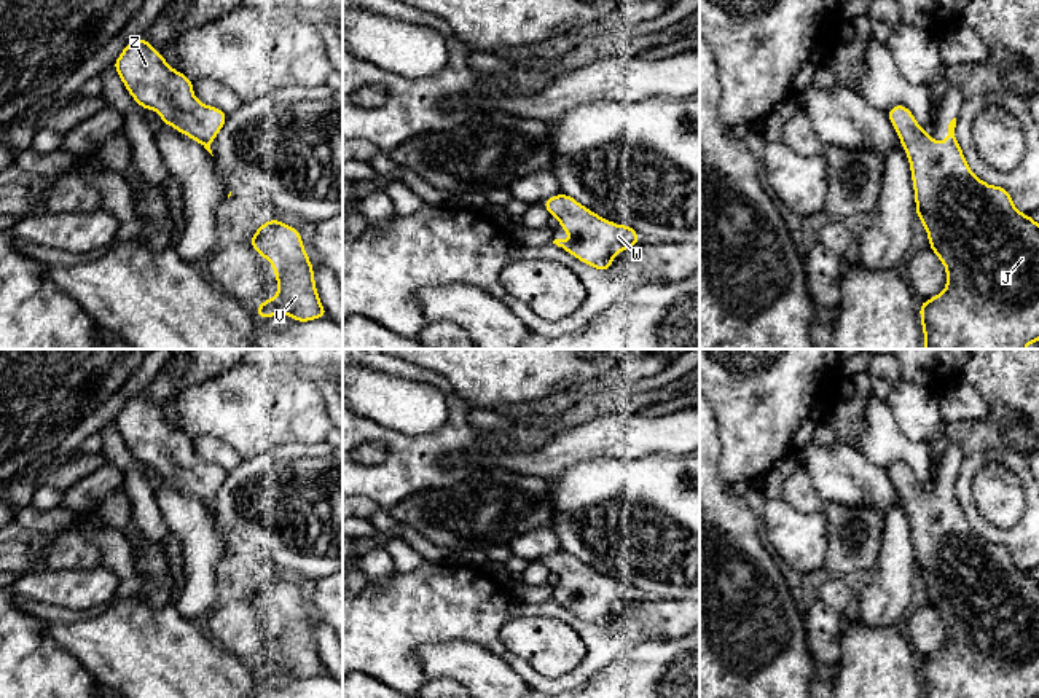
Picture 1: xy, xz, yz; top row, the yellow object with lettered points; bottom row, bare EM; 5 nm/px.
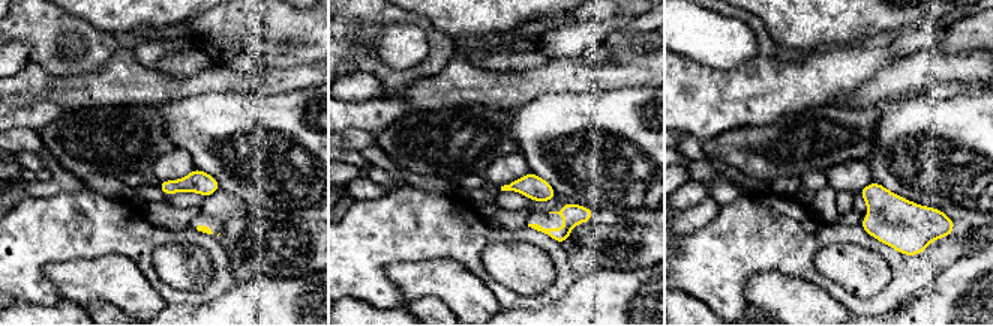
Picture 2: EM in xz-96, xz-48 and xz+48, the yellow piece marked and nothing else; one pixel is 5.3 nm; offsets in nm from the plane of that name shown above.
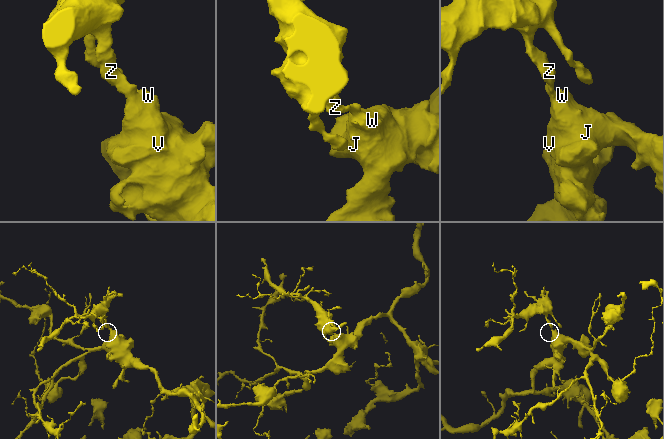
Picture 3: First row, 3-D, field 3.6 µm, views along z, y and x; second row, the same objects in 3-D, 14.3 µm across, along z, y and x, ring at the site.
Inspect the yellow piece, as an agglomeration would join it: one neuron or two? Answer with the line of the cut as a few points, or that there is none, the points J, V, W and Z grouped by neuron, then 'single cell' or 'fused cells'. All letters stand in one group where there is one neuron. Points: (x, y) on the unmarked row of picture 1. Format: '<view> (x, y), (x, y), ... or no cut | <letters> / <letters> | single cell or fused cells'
no cut | J V W Z | single cell

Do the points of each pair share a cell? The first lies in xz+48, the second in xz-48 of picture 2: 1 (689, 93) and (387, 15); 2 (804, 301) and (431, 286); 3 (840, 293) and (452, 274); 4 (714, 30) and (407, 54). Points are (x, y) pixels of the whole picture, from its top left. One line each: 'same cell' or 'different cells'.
1: same cell
2: same cell
3: different cells
4: same cell

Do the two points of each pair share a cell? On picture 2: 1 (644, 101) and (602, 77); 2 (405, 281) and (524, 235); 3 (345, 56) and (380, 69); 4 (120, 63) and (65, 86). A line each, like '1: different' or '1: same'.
1: different
2: different
3: same
4: same

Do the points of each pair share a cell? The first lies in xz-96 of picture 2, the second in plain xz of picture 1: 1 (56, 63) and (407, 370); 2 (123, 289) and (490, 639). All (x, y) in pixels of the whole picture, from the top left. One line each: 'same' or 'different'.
1: same
2: different

